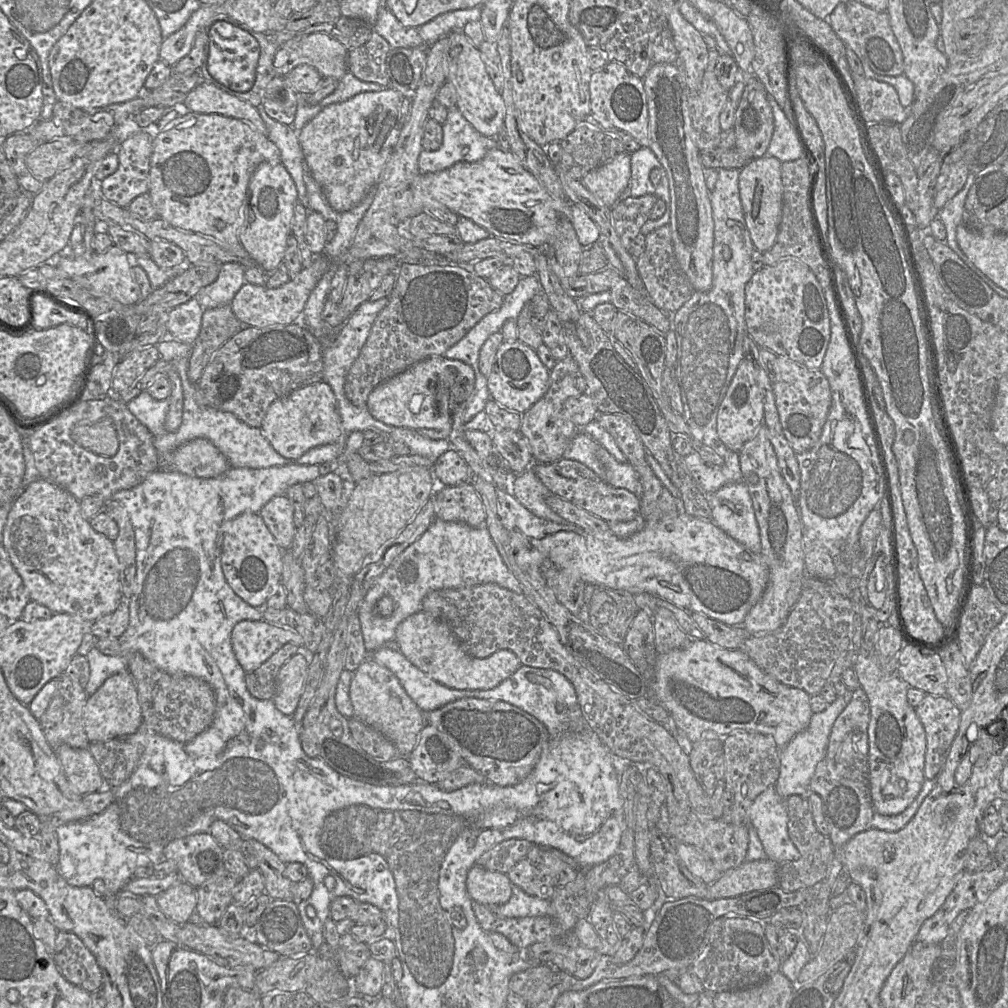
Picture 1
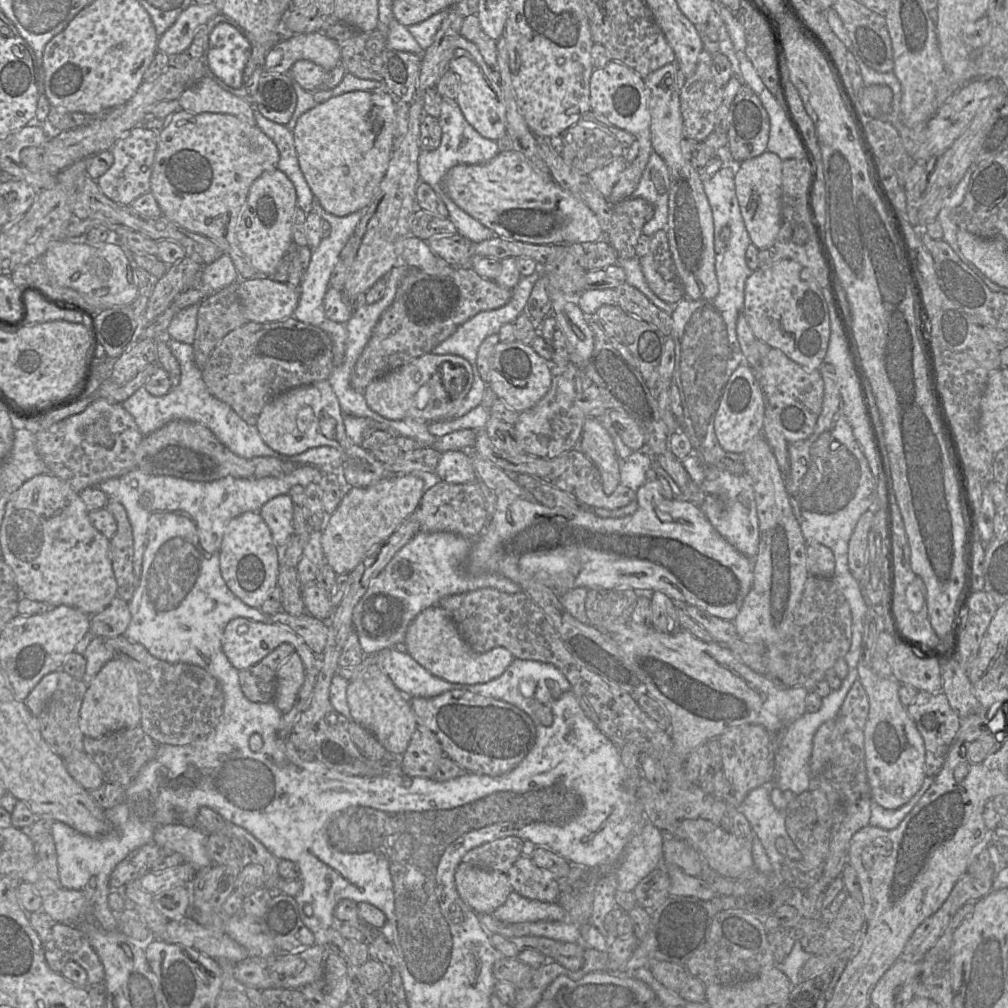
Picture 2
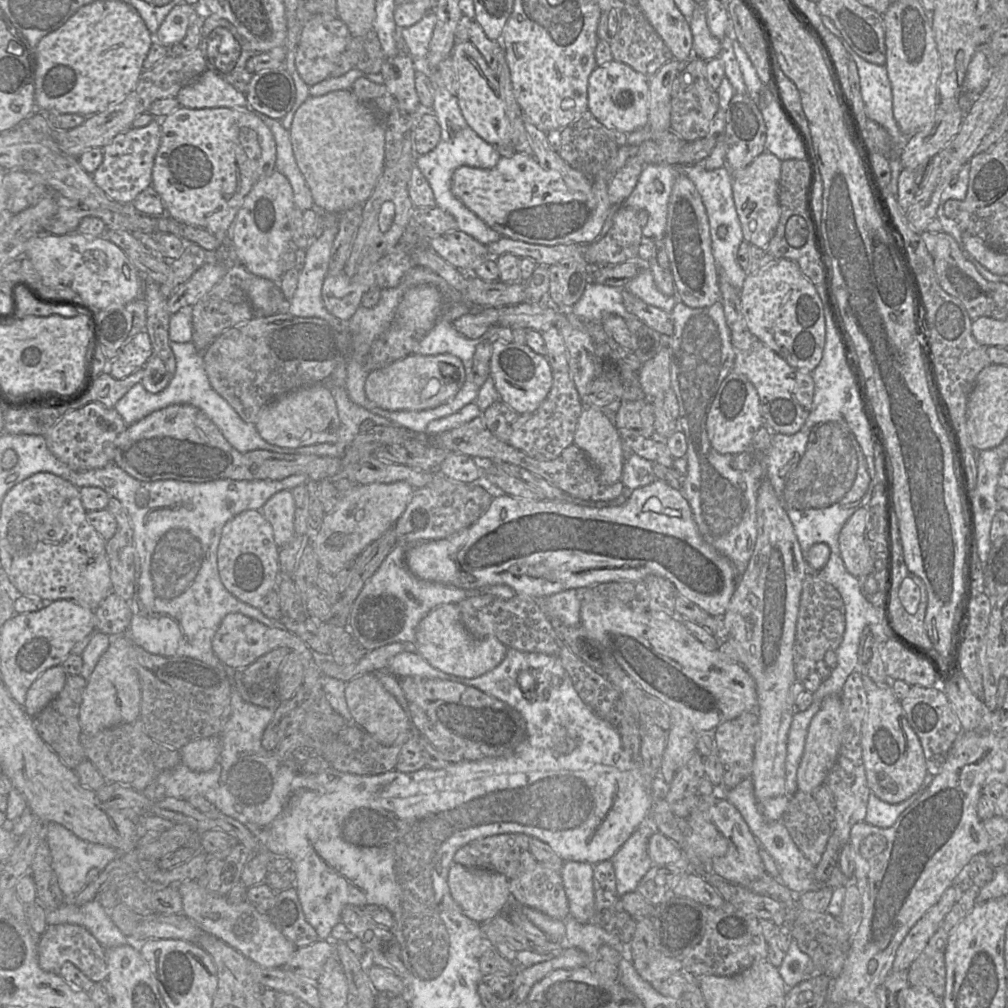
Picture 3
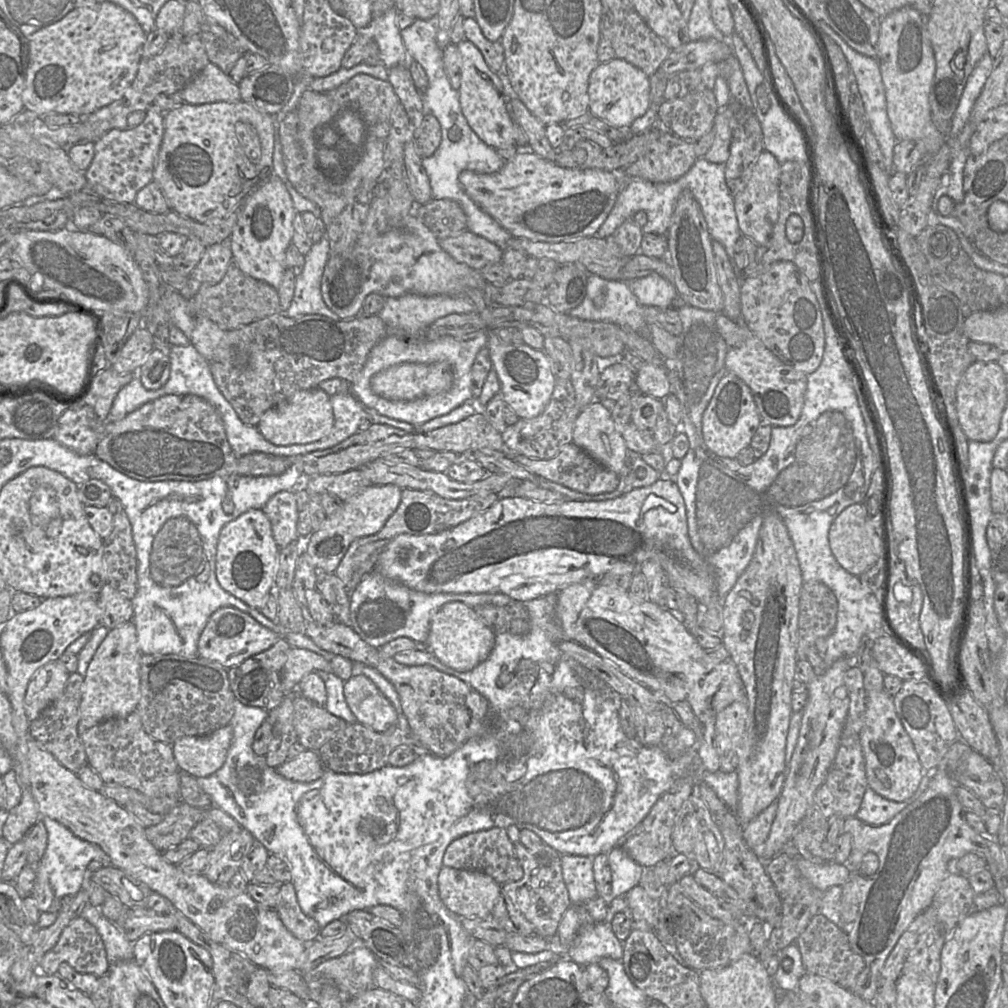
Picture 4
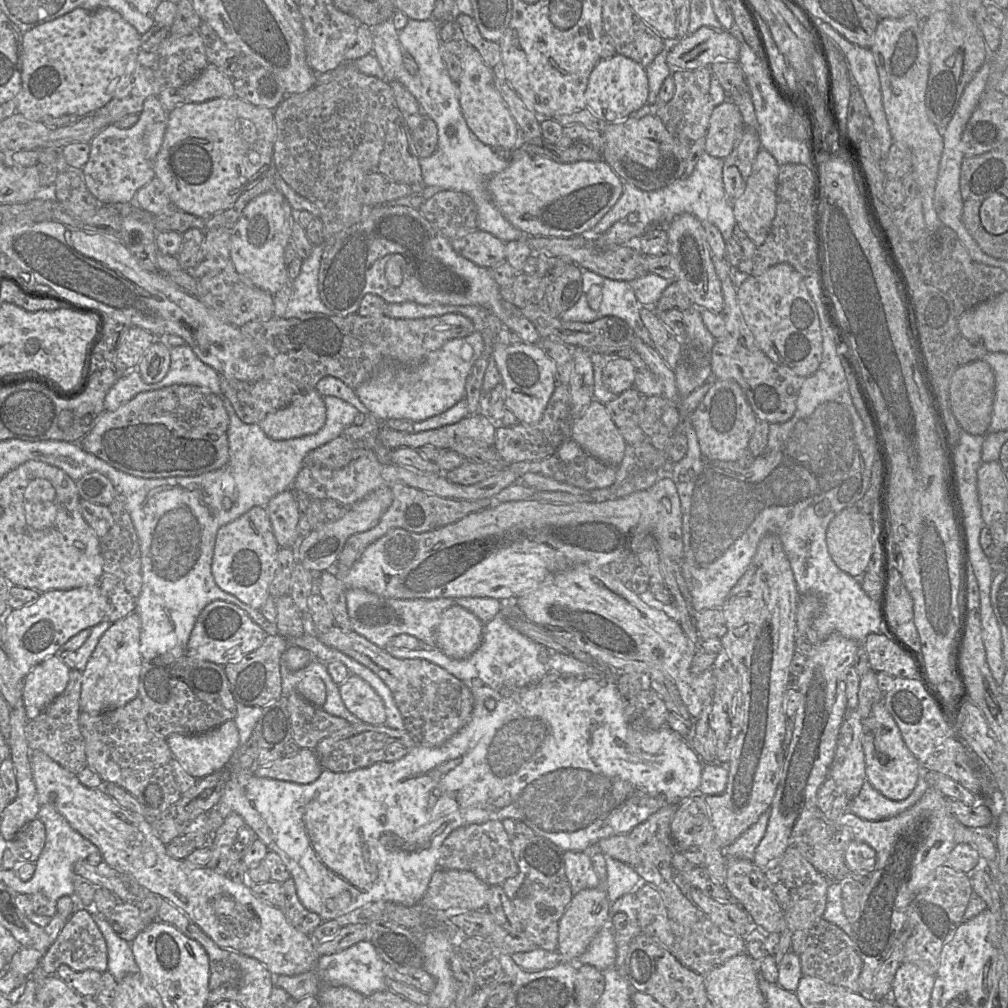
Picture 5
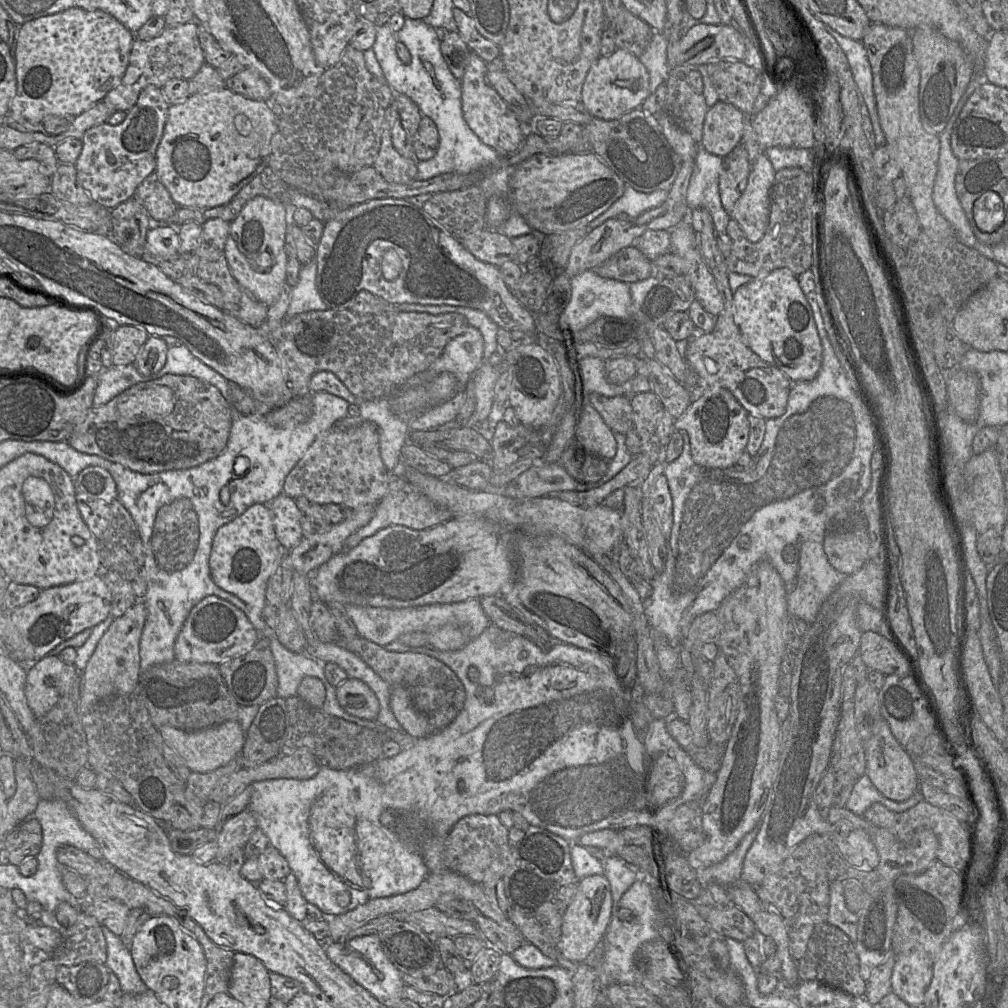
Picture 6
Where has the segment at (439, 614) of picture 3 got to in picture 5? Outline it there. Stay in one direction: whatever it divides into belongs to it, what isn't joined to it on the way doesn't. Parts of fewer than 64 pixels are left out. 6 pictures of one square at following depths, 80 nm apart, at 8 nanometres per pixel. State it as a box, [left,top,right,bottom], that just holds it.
[437,605,484,659]

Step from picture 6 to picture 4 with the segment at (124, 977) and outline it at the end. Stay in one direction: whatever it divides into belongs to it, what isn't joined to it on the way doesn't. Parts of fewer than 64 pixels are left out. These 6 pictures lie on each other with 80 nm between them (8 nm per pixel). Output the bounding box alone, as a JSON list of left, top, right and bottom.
[80,904,135,966]

